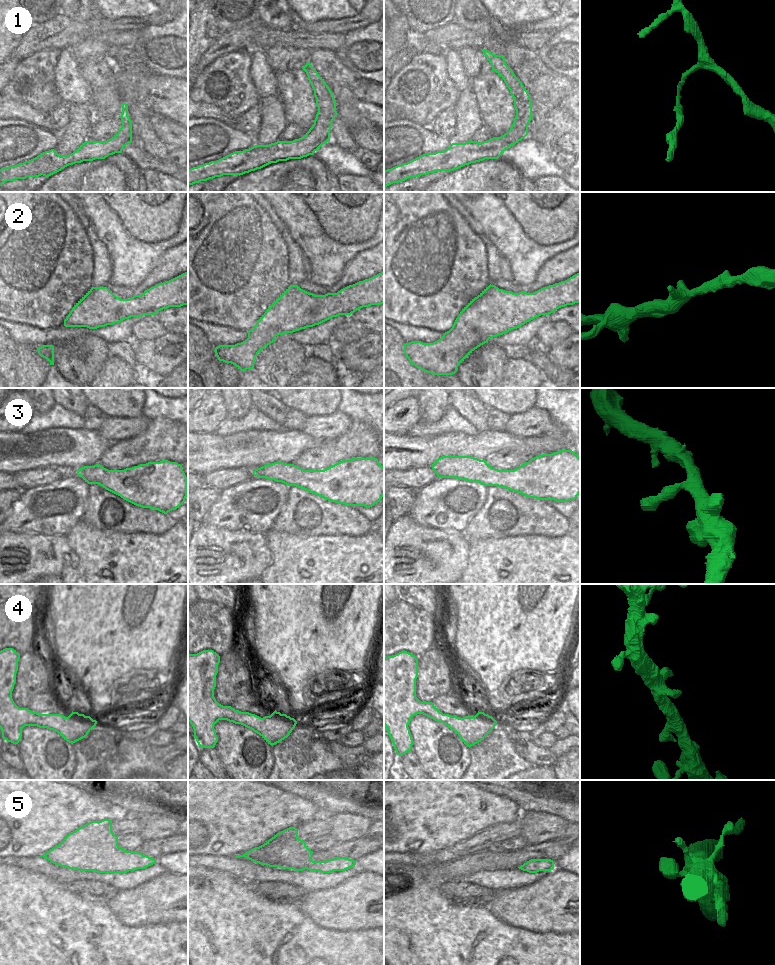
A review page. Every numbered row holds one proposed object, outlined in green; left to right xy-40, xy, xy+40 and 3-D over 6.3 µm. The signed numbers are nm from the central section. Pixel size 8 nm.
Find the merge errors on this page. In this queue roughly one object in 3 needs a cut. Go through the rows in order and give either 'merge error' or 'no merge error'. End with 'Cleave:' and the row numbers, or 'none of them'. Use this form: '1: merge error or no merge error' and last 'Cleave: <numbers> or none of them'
1: merge error
2: no merge error
3: no merge error
4: no merge error
5: no merge error
Cleave: 1

